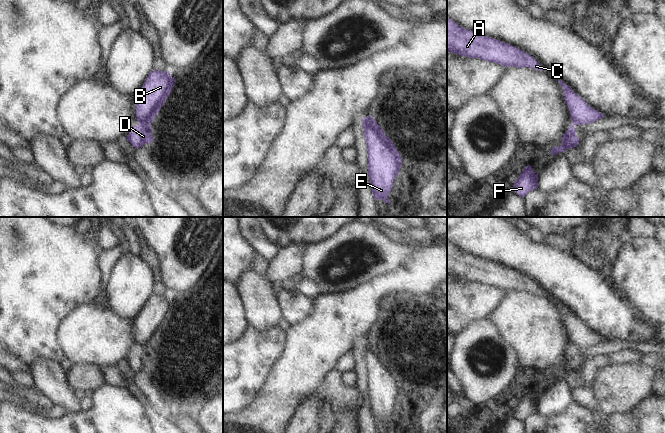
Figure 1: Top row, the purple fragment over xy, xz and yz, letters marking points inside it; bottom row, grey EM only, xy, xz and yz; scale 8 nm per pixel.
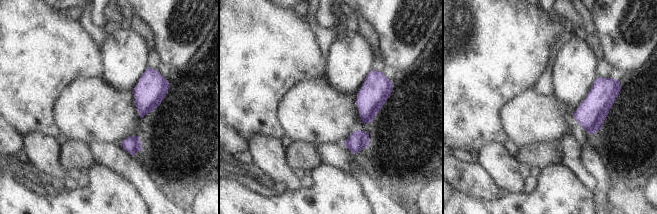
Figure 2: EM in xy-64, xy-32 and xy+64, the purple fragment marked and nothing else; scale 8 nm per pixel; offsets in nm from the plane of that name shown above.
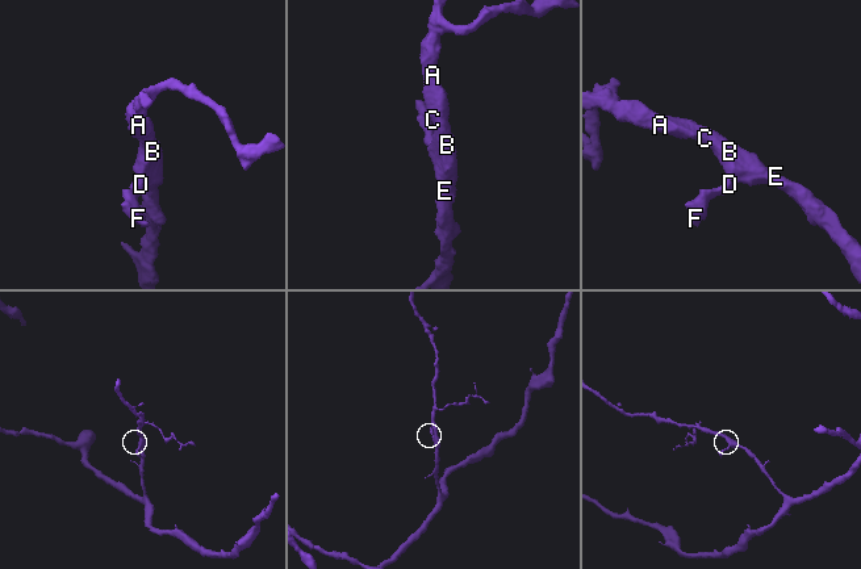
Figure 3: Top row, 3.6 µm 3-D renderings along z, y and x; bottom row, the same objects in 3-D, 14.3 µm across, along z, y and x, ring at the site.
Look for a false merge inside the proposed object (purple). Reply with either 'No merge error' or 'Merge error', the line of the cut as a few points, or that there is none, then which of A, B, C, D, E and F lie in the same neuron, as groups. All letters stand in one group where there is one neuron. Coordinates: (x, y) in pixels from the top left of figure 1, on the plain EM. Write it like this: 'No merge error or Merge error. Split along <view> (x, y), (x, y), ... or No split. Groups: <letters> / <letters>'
Merge error. Split along xy (138, 348), (142, 350), (149, 349). Groups: A B C E / D F

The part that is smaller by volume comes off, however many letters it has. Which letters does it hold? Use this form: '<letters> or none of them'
D, F

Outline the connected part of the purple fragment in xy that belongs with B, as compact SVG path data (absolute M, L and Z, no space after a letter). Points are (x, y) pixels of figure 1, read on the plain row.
M168 295L150 296L142 313L135 321L138 349L146 351L153 346L172 316L174 308L175 302Z

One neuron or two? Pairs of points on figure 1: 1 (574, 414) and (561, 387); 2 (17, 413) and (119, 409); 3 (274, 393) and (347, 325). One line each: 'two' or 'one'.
1: two
2: one
3: one

